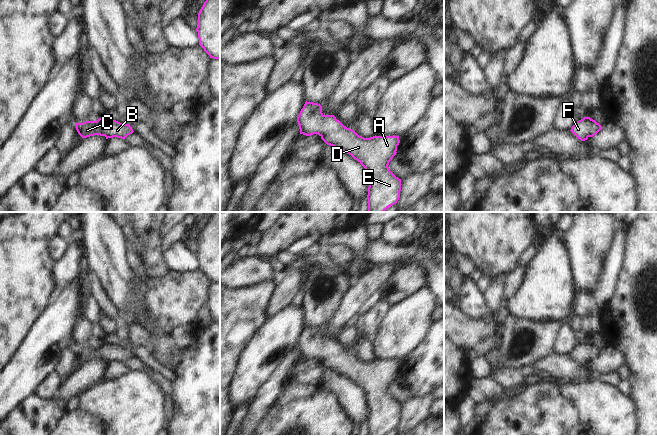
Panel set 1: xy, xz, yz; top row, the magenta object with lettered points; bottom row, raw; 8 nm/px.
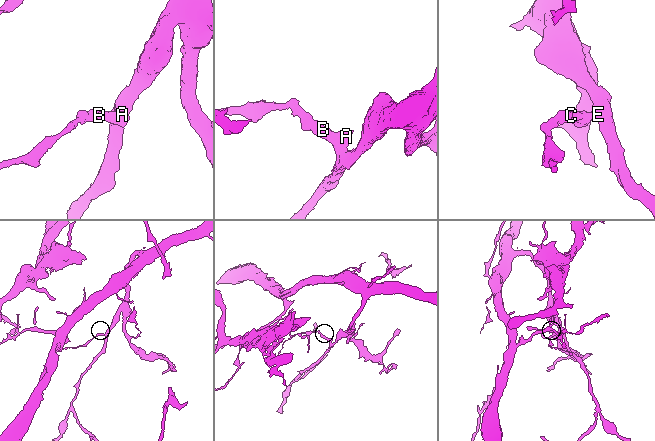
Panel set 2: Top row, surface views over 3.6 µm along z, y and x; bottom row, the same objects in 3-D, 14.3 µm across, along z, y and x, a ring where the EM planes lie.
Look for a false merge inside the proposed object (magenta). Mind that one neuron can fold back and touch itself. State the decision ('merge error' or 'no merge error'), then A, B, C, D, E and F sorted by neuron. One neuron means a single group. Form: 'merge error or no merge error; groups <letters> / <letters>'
no merge error; groups A B C D E F

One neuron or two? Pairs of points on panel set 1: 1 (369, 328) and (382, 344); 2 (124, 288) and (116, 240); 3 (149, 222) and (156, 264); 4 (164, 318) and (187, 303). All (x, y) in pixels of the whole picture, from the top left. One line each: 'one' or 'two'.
1: two
2: one
3: one
4: one

